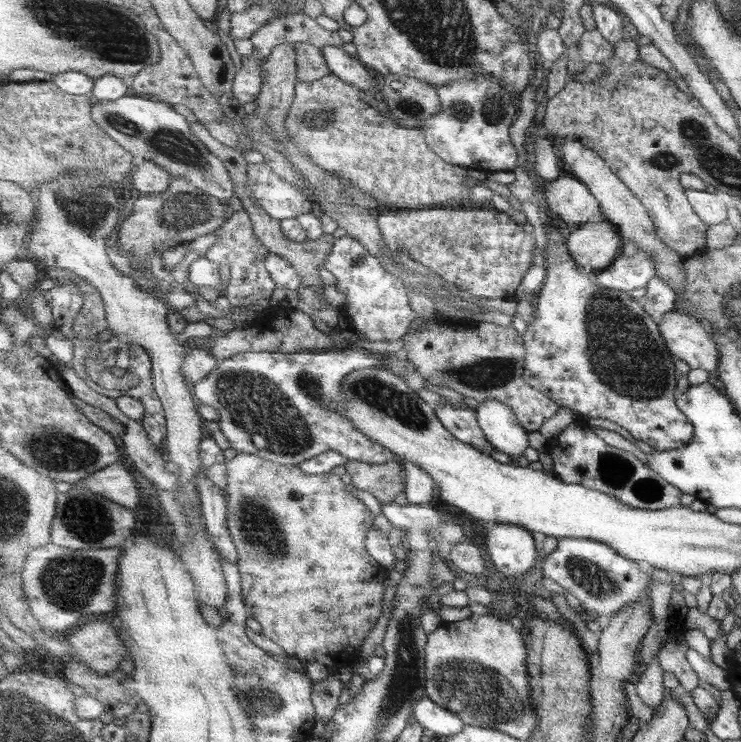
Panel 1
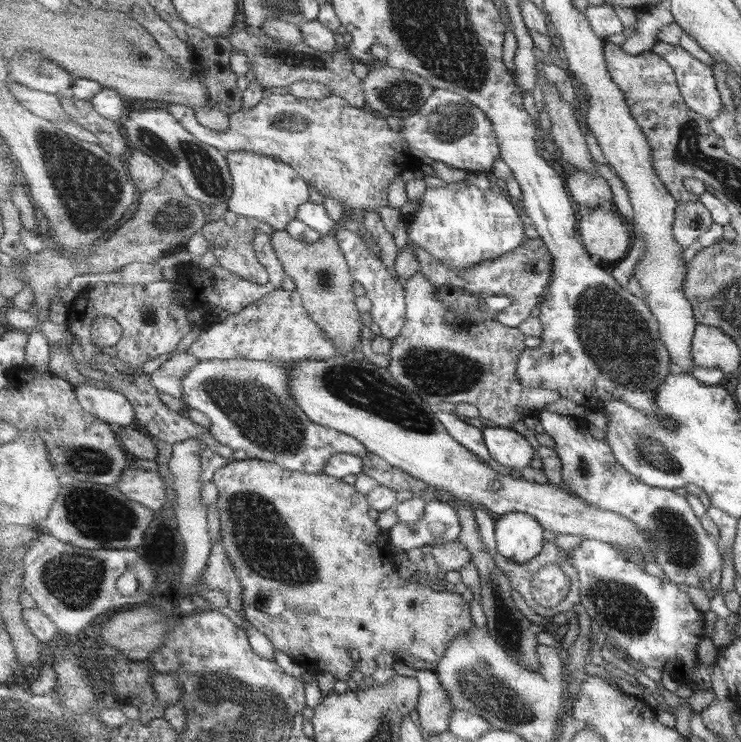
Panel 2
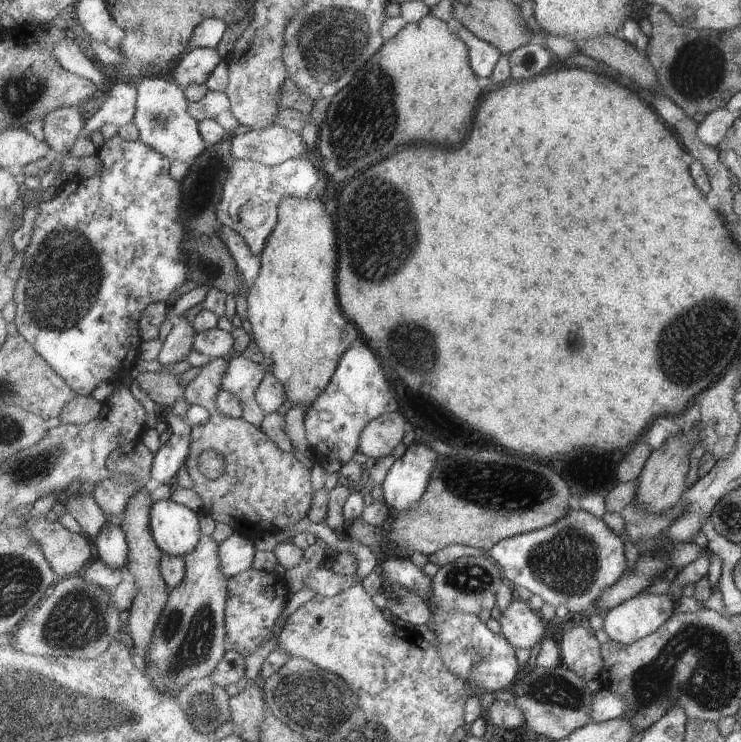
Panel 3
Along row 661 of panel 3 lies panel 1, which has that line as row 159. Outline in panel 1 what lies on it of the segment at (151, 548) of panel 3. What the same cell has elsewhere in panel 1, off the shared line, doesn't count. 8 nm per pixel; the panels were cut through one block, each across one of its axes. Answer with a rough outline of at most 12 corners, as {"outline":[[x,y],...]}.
{"outline":[[139,156],[133,187],[160,195],[174,178],[160,165]]}

